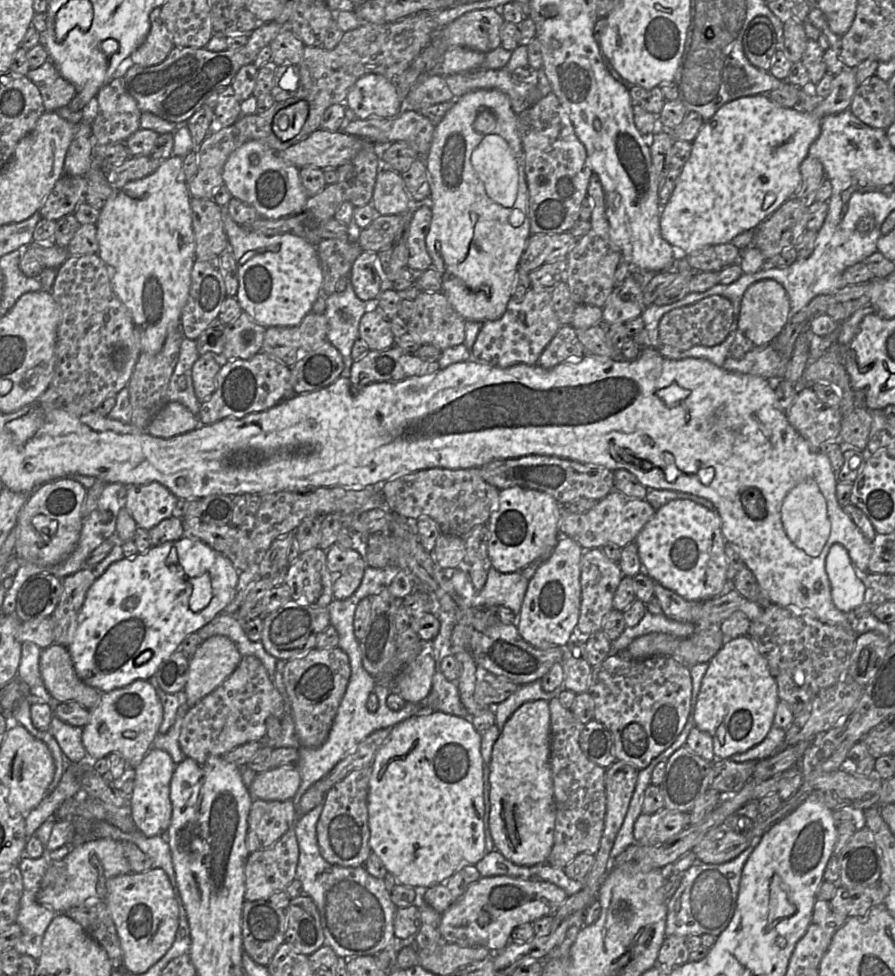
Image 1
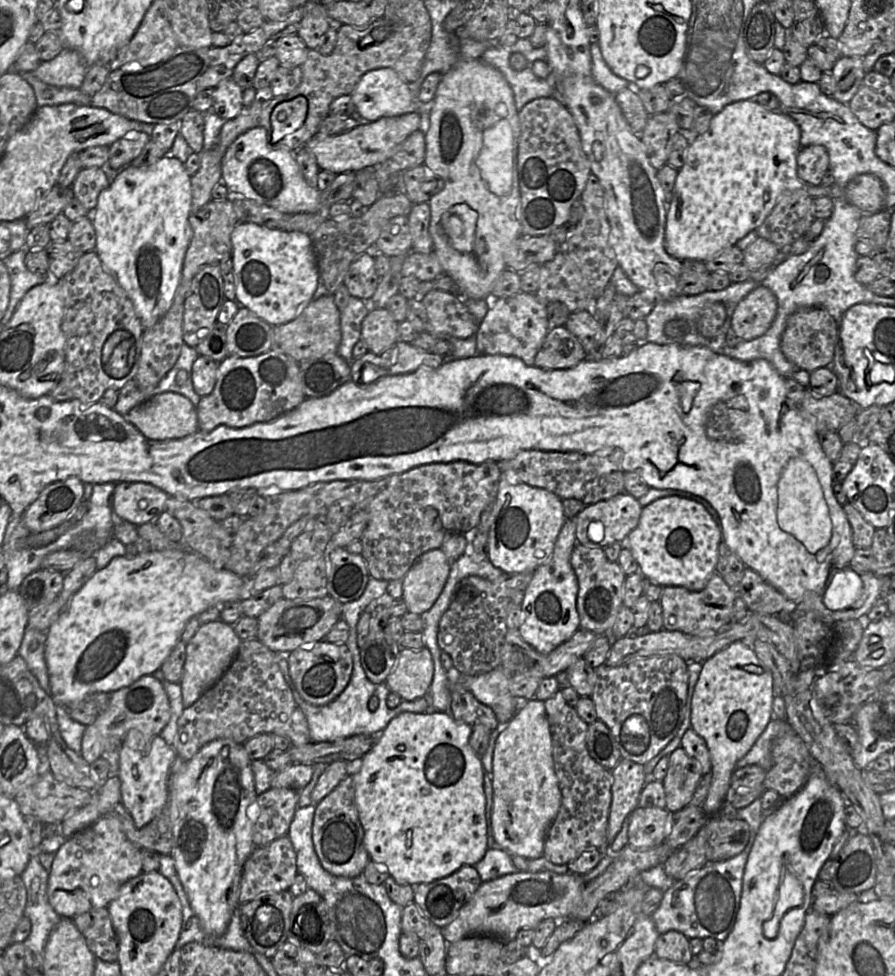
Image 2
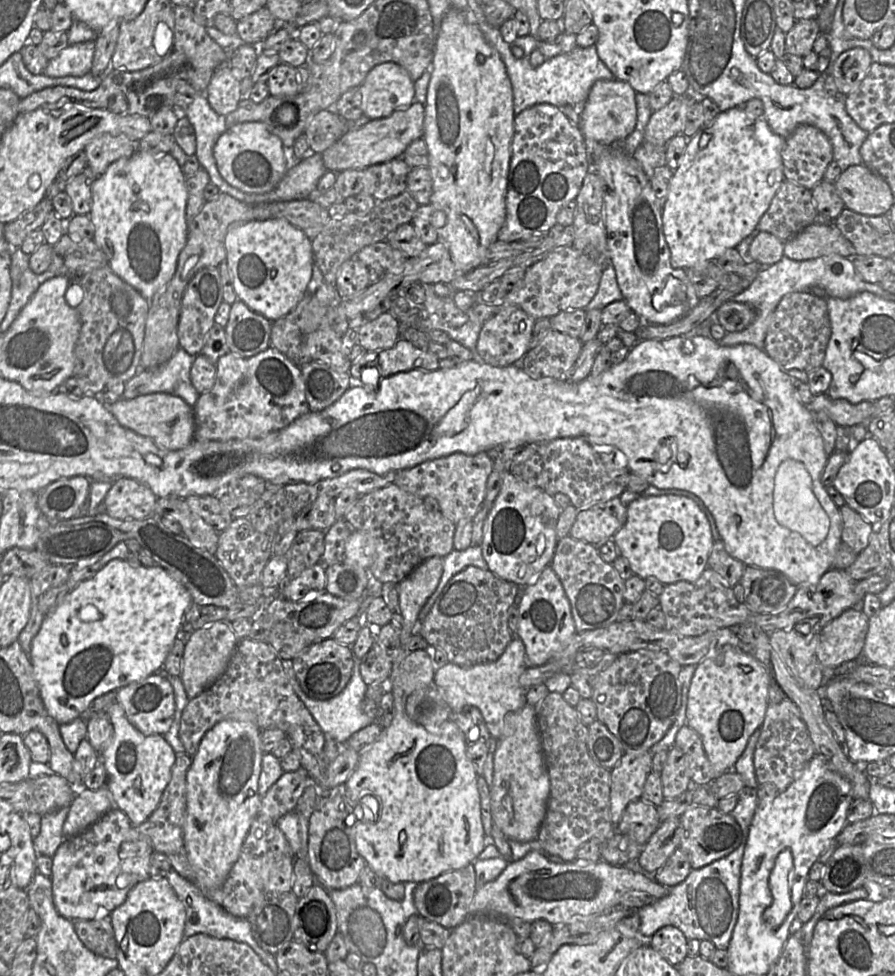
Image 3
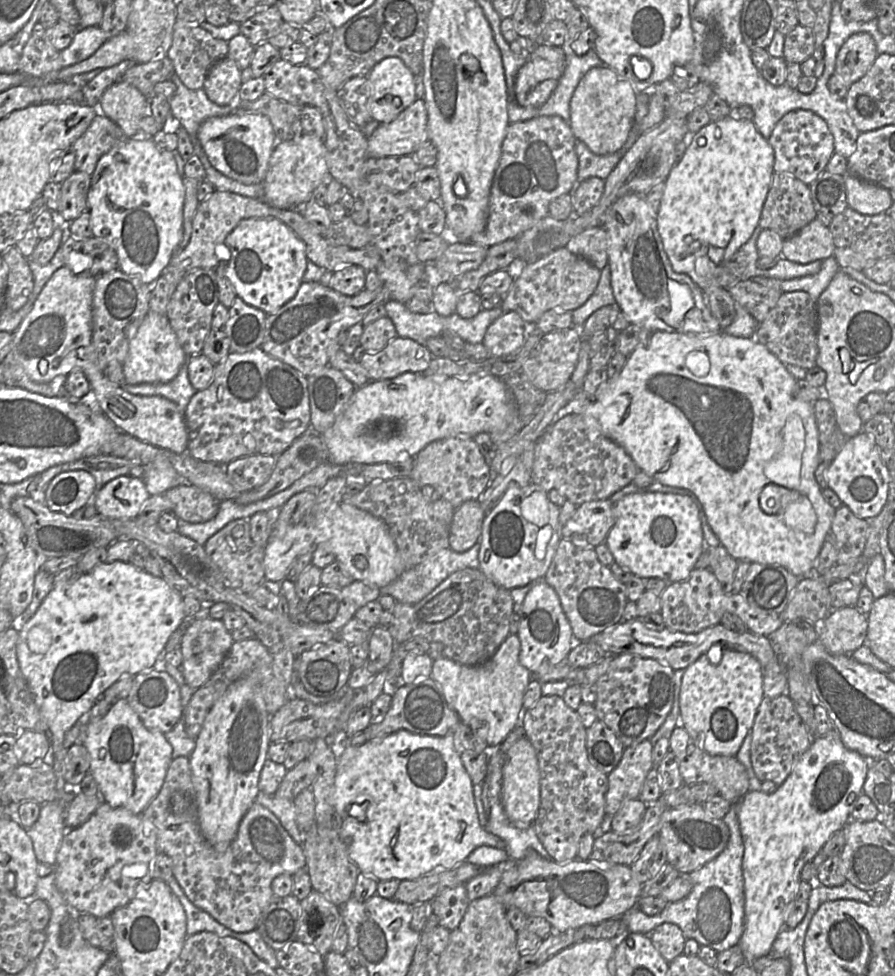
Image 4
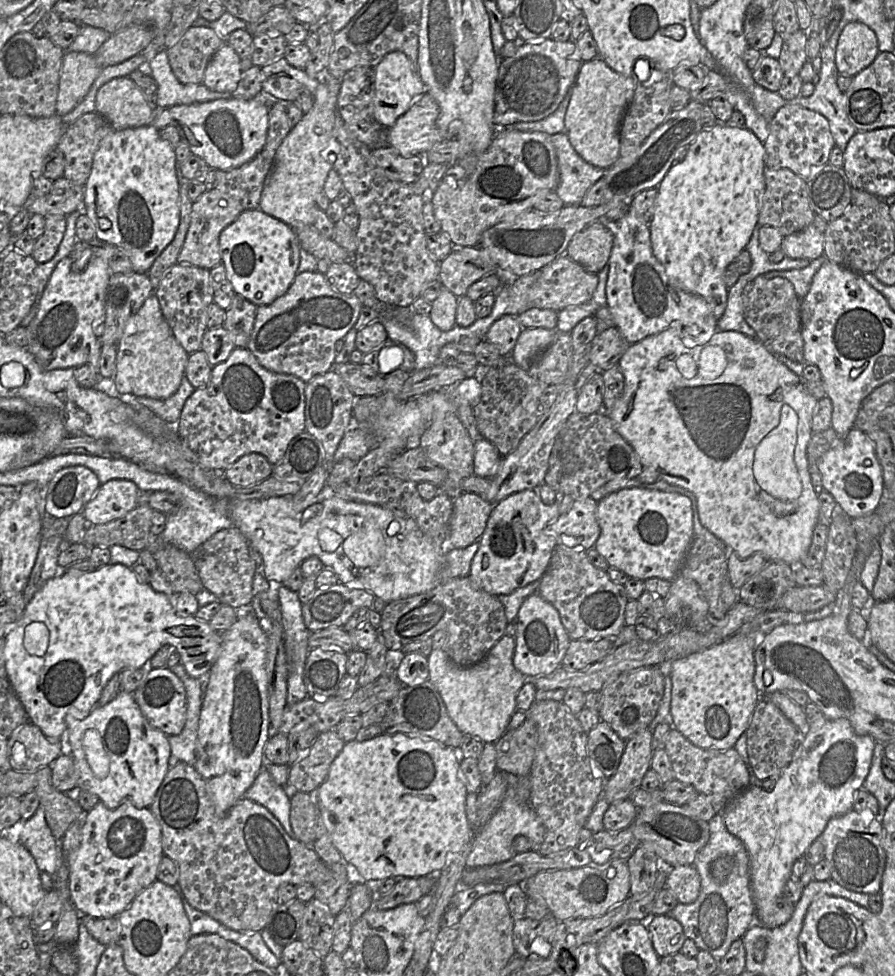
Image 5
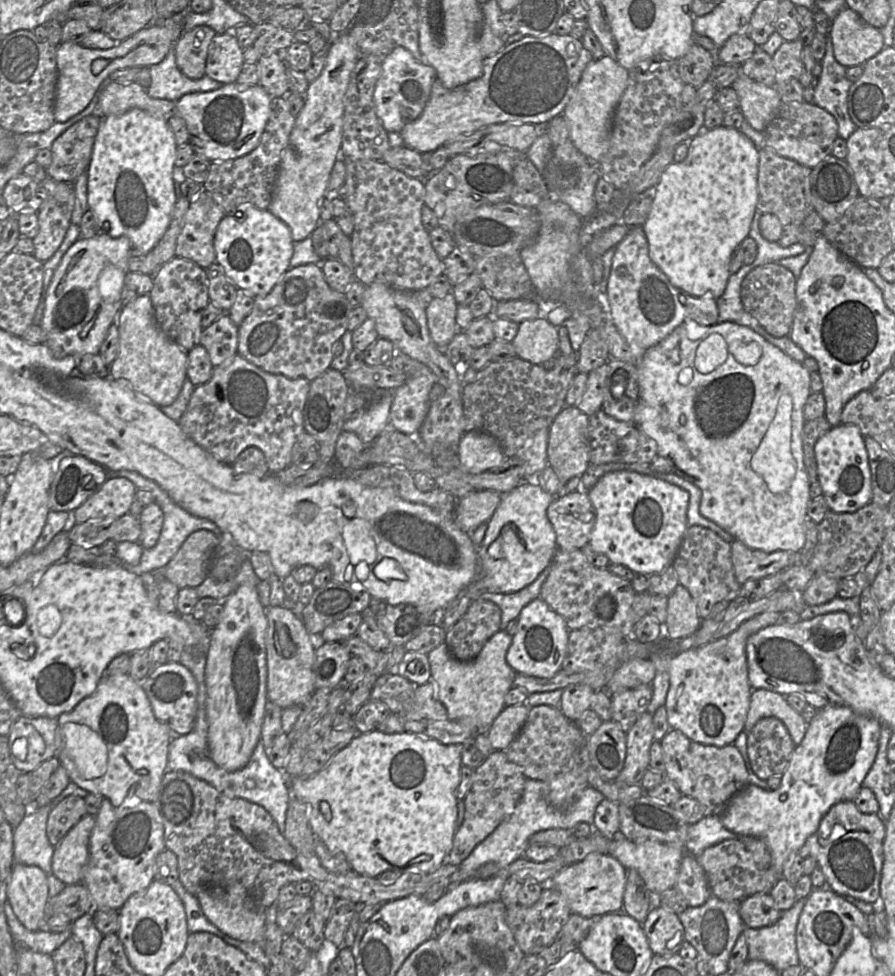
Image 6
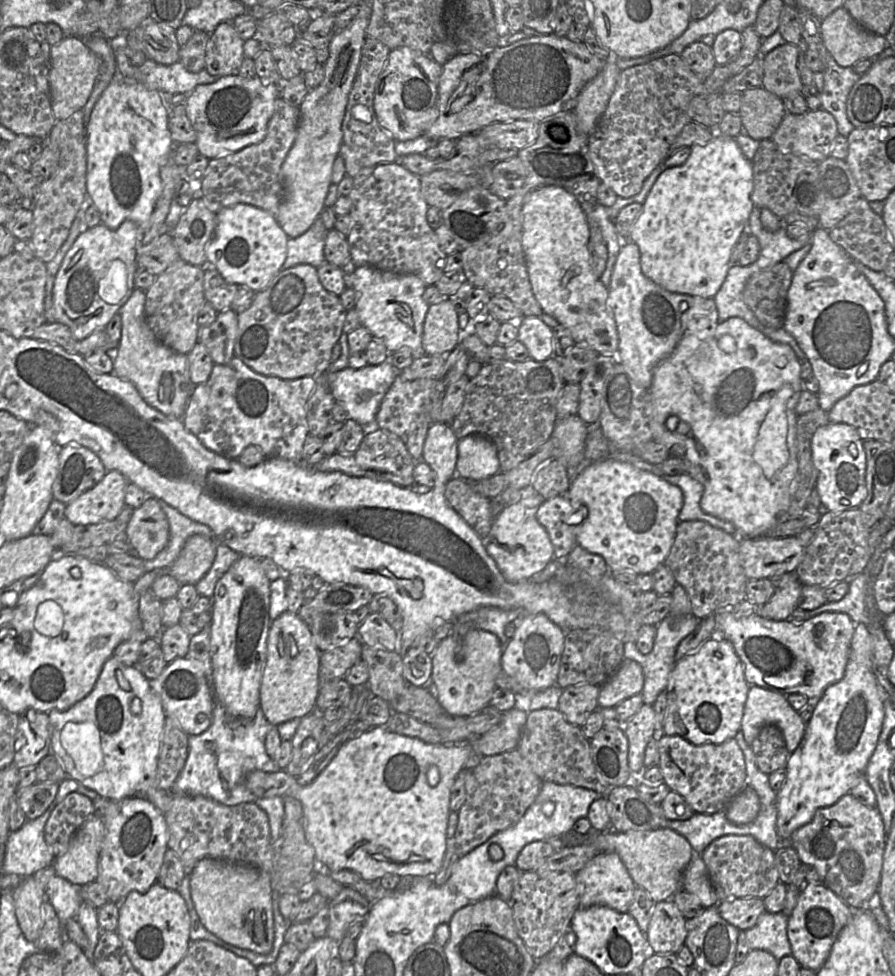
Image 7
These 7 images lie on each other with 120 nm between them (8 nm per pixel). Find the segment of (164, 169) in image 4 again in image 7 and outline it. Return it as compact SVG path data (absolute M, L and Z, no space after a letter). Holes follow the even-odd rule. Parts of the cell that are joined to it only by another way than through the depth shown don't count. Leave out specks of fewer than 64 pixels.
M119 76L103 91L86 125L88 200L100 212L101 223L116 230L125 220L146 228L162 192L161 168L175 143L169 130L169 108L164 95Z

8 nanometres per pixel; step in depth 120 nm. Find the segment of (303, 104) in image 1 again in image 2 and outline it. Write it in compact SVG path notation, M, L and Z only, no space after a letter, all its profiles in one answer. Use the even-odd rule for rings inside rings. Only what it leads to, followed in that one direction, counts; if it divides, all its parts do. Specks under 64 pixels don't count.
M304 96L278 104L271 113L272 139L270 143L279 142L287 135L294 133L304 124L308 114L308 100Z

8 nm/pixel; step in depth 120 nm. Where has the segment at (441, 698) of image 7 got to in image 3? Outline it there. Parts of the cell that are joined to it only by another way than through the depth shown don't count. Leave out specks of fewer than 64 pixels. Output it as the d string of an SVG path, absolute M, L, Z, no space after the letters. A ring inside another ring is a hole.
M514 636L504 653L493 662L477 664L471 667L461 667L448 662L439 667L434 674L434 685L440 690L445 702L452 712L461 711L465 706L478 708L484 718L492 738L499 739L504 729L504 719L508 713L519 711L526 704L526 690L520 685L519 678L527 668L526 651L522 640Z

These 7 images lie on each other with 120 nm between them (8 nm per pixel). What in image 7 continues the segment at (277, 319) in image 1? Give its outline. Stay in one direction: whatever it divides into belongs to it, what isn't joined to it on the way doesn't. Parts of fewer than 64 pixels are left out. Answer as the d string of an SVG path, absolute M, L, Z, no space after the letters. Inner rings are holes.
M245 203L228 206L217 212L214 235L206 246L207 265L215 267L227 282L259 292L282 270L288 239L271 213Z

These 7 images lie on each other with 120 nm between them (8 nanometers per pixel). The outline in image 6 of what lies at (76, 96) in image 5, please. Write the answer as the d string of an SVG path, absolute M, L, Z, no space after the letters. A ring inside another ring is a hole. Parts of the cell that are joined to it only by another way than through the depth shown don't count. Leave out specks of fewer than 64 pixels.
M181 16L152 22L106 50L86 48L80 43L61 42L56 52L58 78L54 106L55 121L65 122L82 112L99 92L101 83L109 79L113 72L125 67L149 67L160 63L173 49L179 39L177 36L185 32L180 27L180 23Z

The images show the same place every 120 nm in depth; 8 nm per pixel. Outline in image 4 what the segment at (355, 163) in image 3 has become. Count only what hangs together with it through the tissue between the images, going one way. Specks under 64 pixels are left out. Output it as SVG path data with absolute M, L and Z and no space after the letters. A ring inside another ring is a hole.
M418 98L393 121L379 124L367 138L367 153L374 158L413 155L428 141L426 103Z

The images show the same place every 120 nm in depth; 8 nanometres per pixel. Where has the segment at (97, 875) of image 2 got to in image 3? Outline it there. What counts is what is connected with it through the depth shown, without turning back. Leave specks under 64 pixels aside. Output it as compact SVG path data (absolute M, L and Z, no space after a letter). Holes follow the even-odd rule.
M117 807L111 808L85 831L66 837L52 856L52 892L58 912L70 919L94 919L121 905L129 891L150 876L150 858L154 852L150 839L139 833L128 816Z

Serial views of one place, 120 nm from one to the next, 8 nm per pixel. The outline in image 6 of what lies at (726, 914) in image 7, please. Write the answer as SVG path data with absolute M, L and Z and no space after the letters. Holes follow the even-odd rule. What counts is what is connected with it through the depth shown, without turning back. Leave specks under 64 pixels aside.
M767 893L750 896L740 902L739 914L747 928L763 928L774 925L782 913L774 899Z

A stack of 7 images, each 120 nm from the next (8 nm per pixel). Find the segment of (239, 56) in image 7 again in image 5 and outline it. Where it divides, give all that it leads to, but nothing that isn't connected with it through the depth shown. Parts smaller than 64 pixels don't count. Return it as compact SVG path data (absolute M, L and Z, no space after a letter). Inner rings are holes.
M225 42L209 61L202 83L212 91L233 93L241 74L241 59L233 47Z

